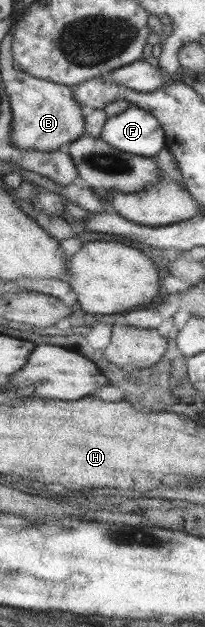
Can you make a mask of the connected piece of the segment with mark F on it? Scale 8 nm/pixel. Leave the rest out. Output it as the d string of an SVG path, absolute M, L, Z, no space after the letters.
M128 107L120 114L107 117L106 122L102 125L102 132L99 137L112 148L151 158L155 158L158 151L165 147L166 142L160 123L149 112L138 107Z

